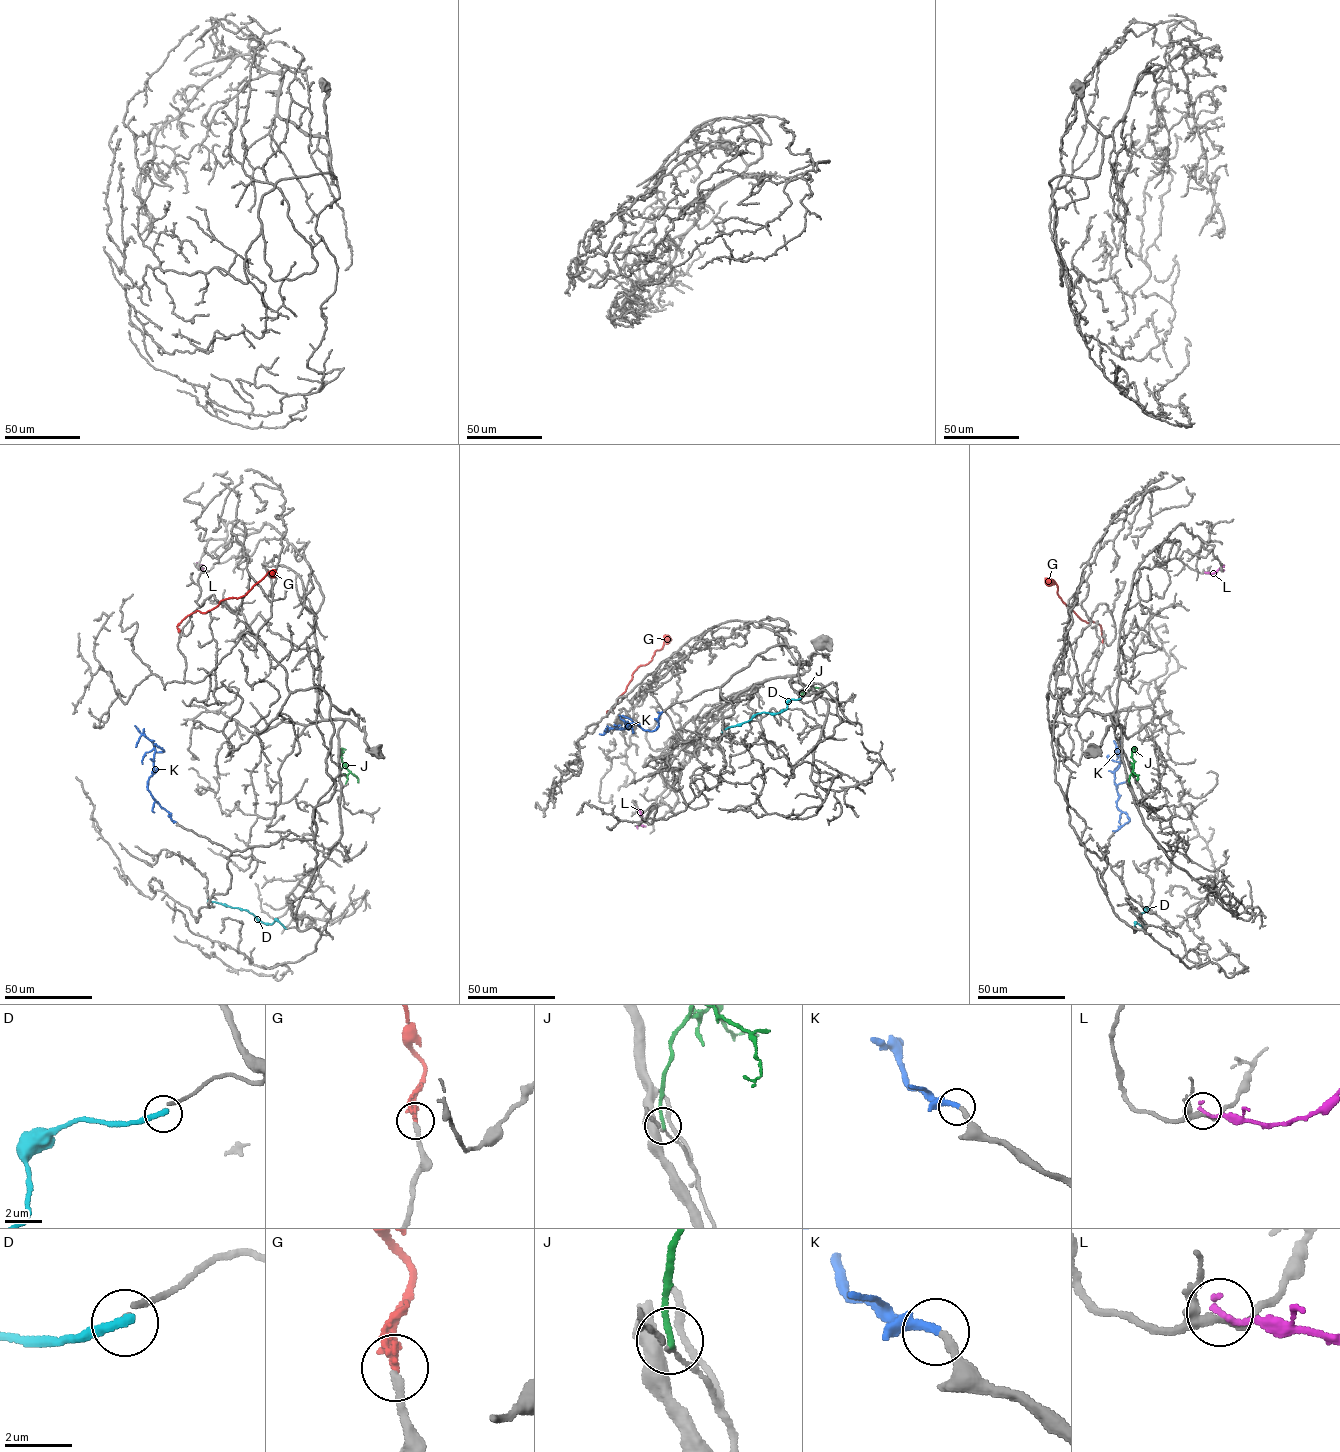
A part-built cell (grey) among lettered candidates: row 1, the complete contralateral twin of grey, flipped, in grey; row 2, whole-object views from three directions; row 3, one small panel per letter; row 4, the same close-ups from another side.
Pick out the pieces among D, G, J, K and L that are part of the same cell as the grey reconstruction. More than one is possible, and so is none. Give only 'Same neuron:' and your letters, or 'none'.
Same neuron: K

